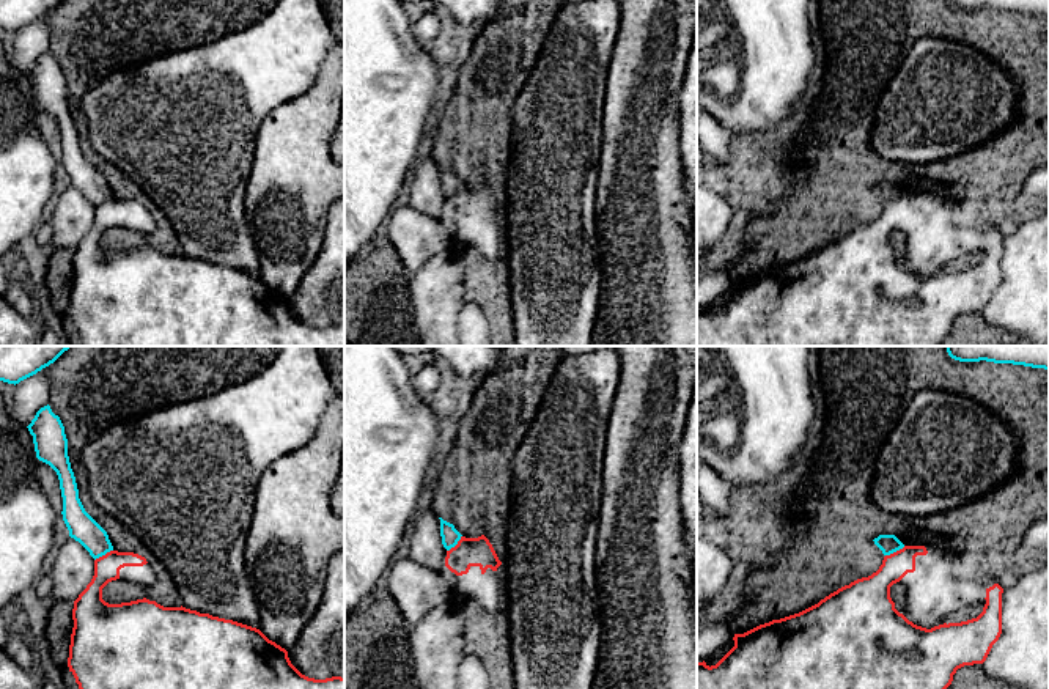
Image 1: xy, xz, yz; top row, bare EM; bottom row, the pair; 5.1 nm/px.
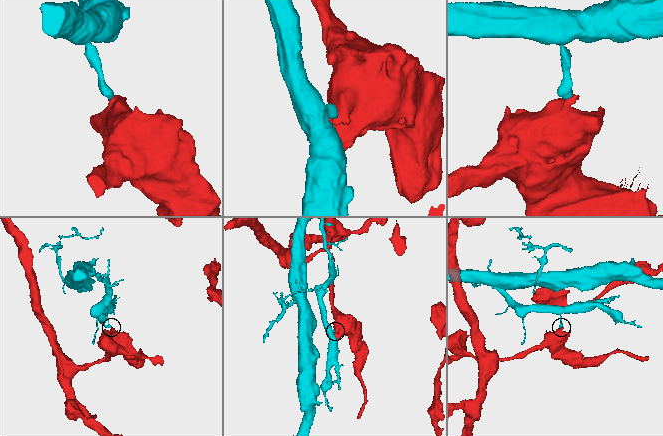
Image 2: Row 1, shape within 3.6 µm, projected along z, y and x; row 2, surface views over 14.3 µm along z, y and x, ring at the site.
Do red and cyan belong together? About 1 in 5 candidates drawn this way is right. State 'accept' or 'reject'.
reject

